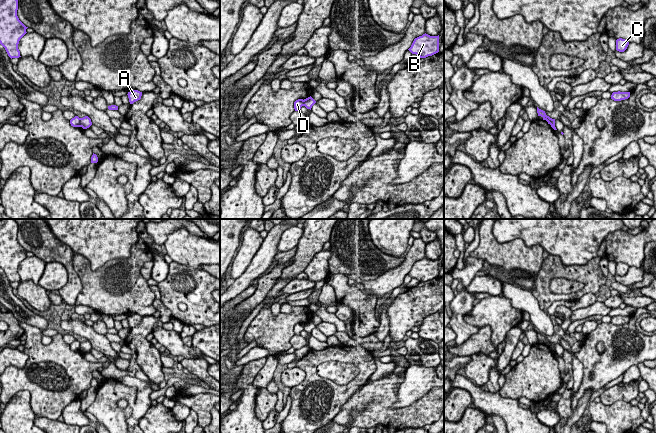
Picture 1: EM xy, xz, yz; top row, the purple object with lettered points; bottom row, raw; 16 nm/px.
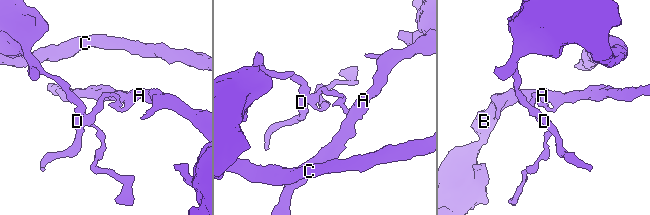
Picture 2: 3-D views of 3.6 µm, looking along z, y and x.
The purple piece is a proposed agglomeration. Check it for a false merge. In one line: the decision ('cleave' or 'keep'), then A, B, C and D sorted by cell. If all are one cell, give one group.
cleave | A B / C D

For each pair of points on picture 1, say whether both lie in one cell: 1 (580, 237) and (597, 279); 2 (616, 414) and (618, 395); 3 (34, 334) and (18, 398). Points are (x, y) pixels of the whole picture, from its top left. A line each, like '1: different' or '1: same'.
1: different
2: different
3: different

